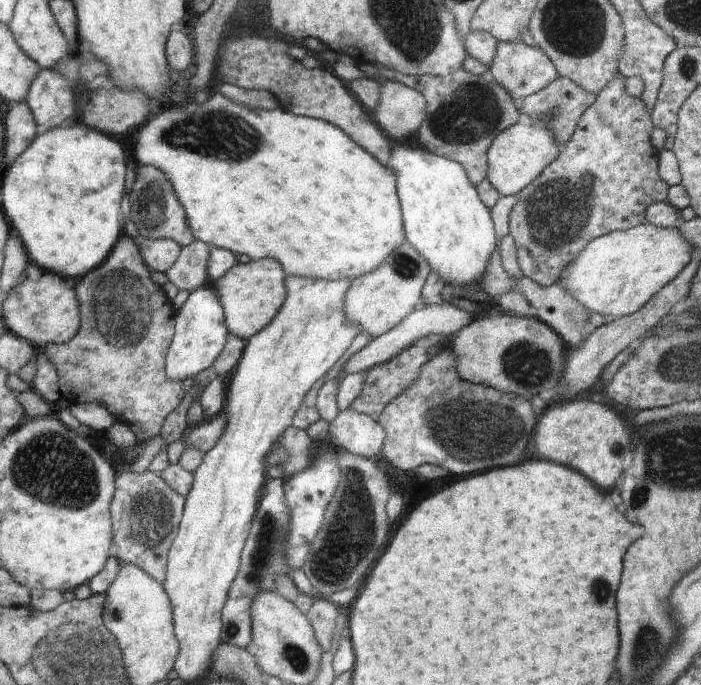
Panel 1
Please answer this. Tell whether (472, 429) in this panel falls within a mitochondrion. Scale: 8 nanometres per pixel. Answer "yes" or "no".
yes

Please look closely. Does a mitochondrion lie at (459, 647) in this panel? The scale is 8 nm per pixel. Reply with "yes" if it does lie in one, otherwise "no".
no

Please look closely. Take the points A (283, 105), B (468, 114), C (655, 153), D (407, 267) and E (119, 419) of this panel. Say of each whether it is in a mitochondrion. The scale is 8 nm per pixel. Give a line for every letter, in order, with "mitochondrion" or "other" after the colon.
A: other
B: mitochondrion
C: other
D: mitochondrion
E: other

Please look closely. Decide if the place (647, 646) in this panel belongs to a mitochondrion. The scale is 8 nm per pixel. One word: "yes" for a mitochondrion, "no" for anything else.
yes

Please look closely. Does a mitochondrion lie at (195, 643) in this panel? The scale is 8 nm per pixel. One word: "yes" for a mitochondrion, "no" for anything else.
no

